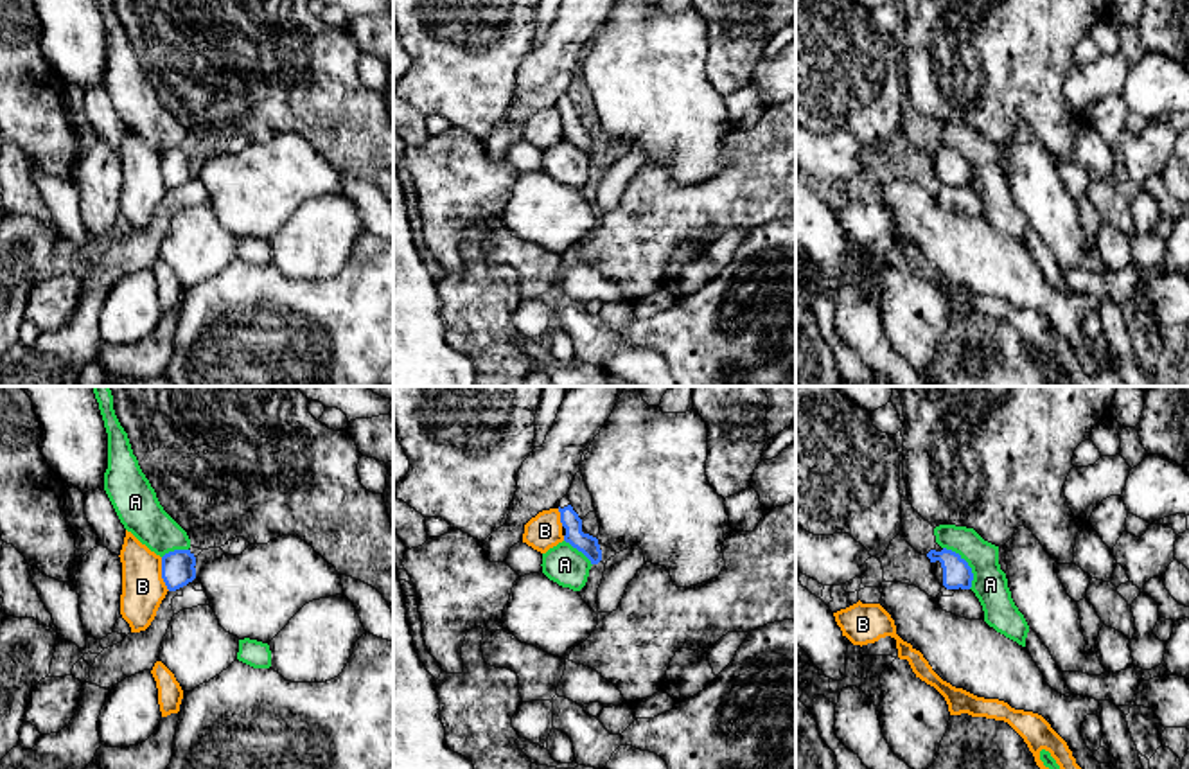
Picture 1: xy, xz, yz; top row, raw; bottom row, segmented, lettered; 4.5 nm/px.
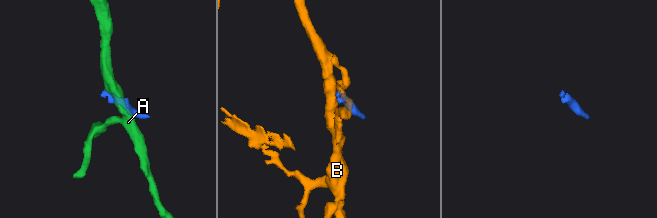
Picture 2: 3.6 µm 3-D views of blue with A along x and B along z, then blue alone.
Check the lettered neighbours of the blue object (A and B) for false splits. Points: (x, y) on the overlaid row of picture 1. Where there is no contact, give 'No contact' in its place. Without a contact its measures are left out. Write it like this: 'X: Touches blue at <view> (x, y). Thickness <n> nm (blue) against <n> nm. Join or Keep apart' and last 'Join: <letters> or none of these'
A: Touches blue at yz (967, 565). Thickness 130 nm (blue) against 160 nm. Keep apart
B: Touches blue at xy (162, 574). Thickness 150 nm (blue) against 190 nm. Keep apart
Join: none of these

